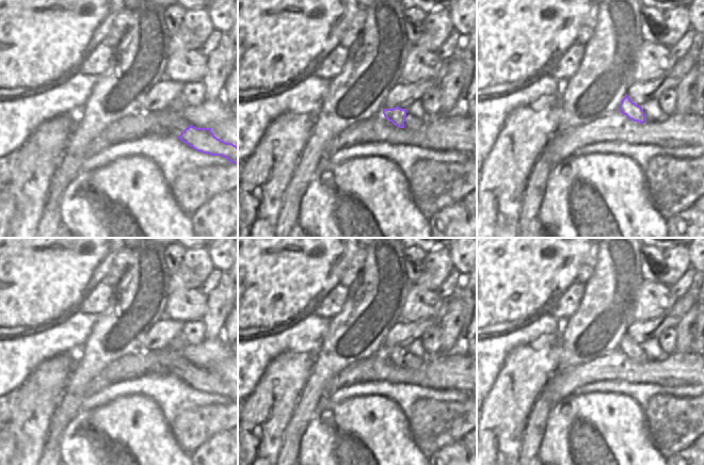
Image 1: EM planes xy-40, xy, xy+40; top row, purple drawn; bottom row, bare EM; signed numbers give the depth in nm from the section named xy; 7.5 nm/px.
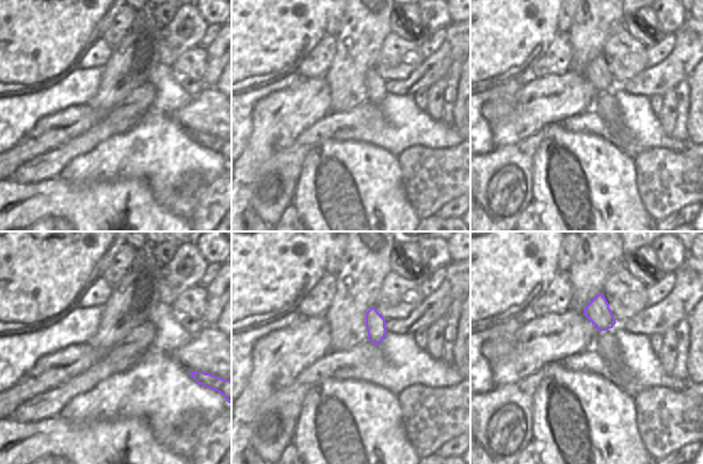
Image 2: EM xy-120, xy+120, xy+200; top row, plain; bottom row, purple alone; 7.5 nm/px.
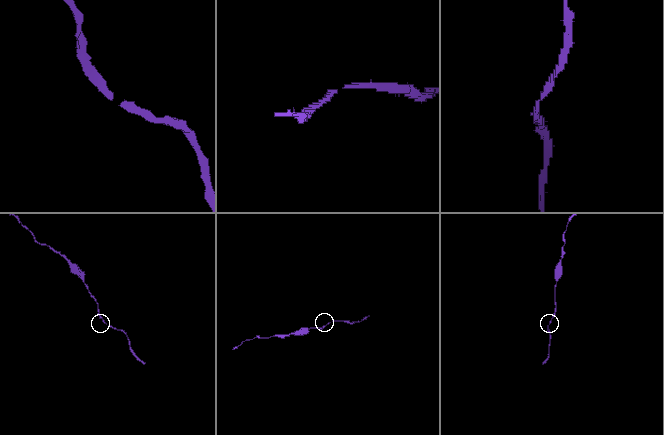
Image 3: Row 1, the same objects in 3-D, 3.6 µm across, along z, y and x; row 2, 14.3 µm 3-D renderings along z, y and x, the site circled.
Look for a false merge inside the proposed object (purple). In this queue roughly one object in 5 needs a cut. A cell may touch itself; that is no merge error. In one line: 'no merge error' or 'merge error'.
no merge error

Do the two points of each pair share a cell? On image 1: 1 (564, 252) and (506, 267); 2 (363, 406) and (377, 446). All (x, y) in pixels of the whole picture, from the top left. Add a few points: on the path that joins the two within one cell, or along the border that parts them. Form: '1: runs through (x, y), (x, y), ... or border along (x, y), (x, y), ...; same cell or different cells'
1: runs through (549, 259), (521, 259); same cell
2: runs through (363, 416), (363, 432), (367, 436); same cell

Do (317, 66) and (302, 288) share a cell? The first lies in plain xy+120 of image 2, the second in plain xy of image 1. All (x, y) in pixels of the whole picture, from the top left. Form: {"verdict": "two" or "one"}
{"verdict": "two"}

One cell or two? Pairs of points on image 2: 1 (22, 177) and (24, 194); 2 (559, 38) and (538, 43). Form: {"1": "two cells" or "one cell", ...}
{"1": "two cells", "2": "two cells"}

